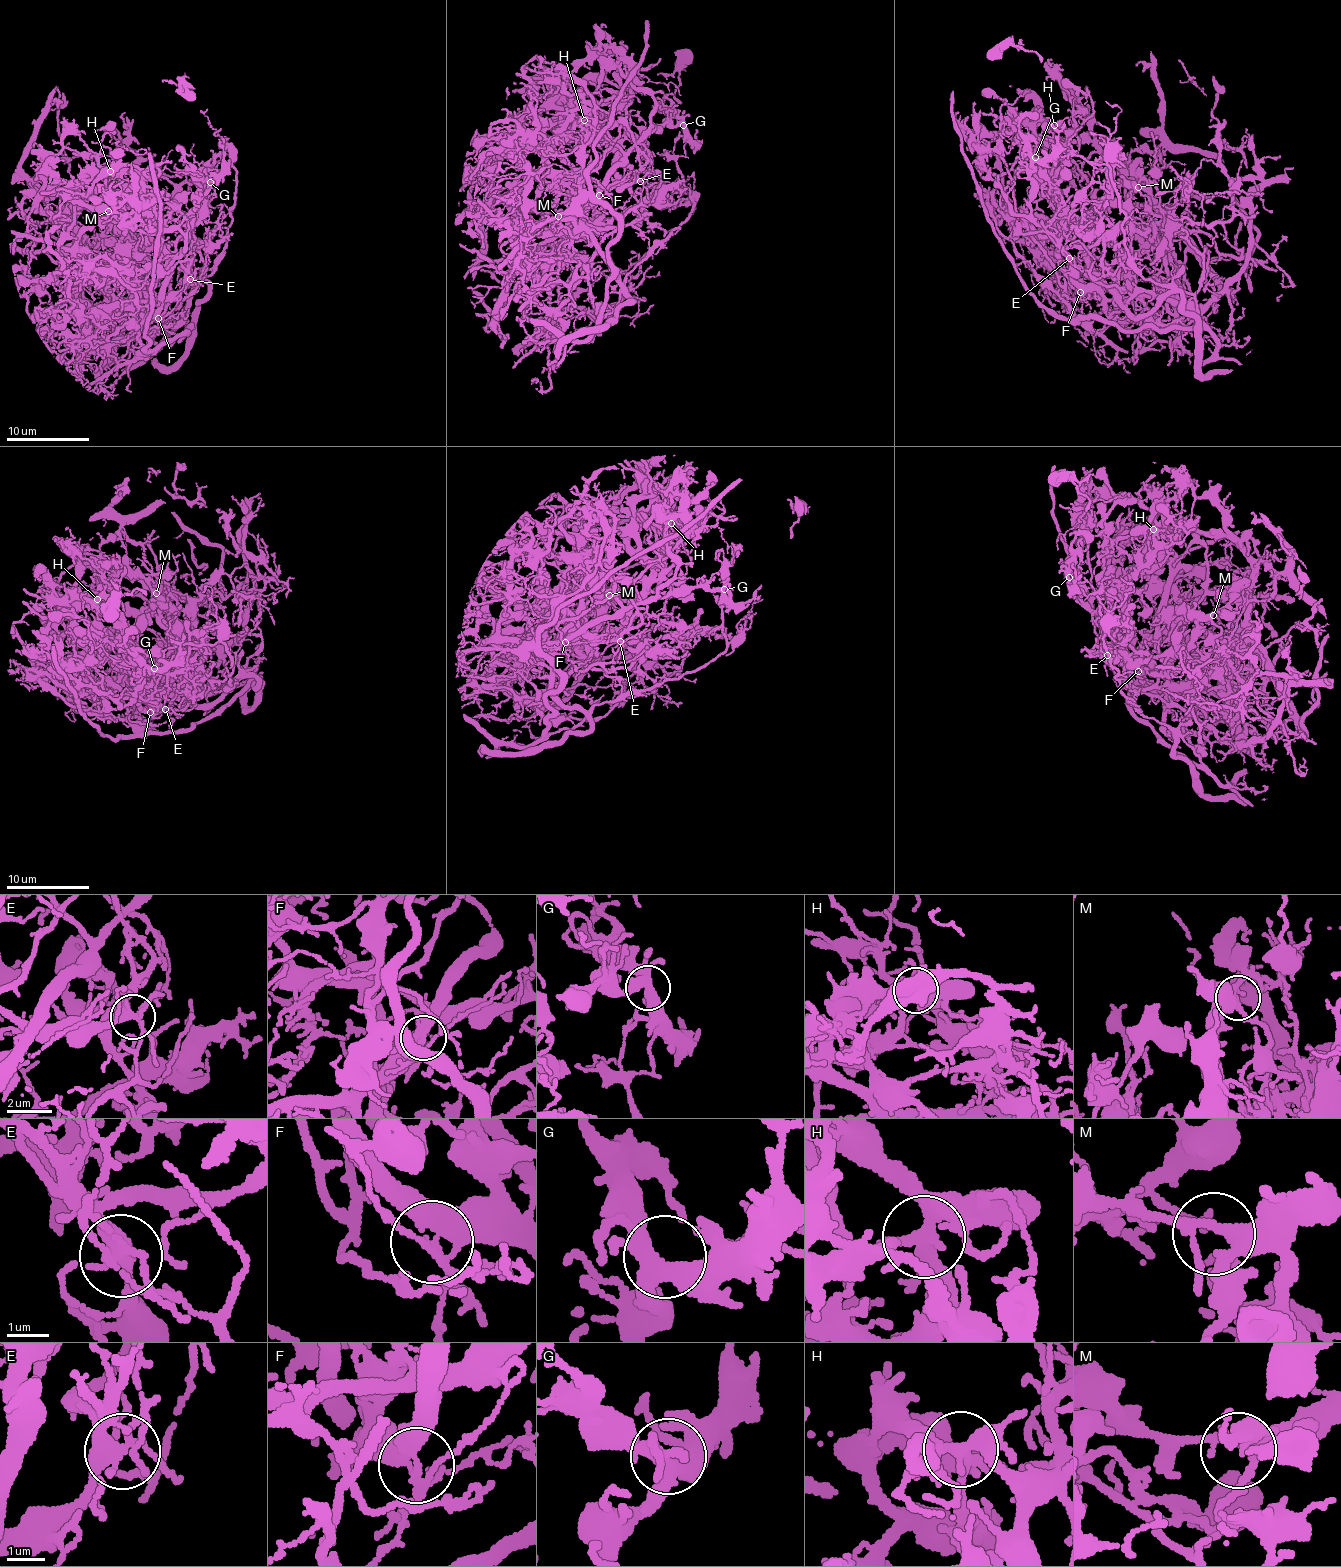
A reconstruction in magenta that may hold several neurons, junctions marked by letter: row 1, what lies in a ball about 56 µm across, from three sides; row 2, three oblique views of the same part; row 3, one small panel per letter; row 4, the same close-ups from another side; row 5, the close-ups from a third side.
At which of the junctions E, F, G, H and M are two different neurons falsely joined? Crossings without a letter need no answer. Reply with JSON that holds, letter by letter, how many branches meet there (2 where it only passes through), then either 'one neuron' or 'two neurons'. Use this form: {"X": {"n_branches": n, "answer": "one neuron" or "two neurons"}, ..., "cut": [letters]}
{"E": {"n_branches": 5, "answer": "two neurons"}, "F": {"n_branches": 5, "answer": "two neurons"}, "G": {"n_branches": 5, "answer": "one neuron"}, "H": {"n_branches": 5, "answer": "two neurons"}, "M": {"n_branches": 5, "answer": "one neuron"}, "cut": ["E", "F", "H"]}

